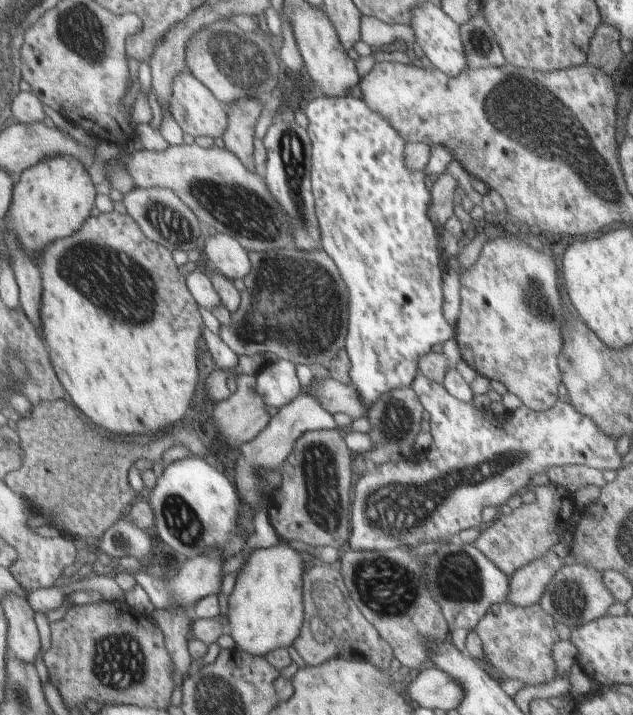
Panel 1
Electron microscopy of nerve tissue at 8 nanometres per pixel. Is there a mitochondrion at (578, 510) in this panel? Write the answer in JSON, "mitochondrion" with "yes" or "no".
{"mitochondrion":"no"}

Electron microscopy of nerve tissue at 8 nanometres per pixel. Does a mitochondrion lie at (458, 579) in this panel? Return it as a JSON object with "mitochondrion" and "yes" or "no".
{"mitochondrion":"yes"}

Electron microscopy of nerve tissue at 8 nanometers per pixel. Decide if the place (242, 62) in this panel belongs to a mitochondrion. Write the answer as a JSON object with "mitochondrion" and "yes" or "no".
{"mitochondrion":"yes"}

